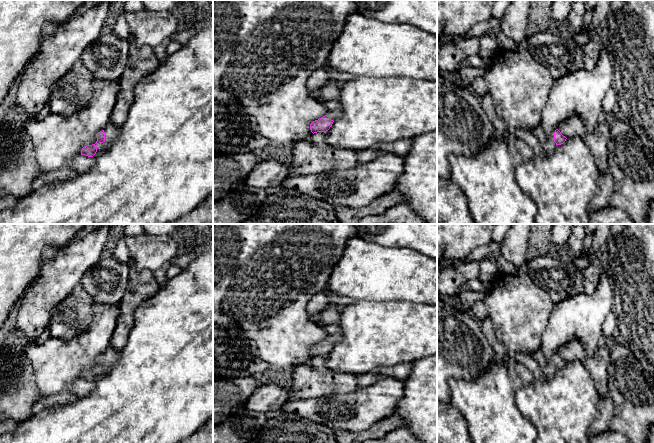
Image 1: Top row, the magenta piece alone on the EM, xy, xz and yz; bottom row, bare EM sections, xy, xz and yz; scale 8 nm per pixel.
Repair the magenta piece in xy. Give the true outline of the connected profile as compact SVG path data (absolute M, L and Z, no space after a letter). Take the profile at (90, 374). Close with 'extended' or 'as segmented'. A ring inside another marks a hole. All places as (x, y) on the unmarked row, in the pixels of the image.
M110 346L104 354L97 358L97 365L95 368L87 369L82 372L81 379L93 381L97 375L107 373L110 368L117 363L120 353L121 350L114 349Z; extended

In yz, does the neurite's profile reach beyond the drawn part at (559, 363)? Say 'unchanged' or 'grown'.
grown

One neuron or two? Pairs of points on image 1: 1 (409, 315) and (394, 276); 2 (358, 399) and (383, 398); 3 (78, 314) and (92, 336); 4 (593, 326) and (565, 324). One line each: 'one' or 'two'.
1: two
2: one
3: two
4: one

